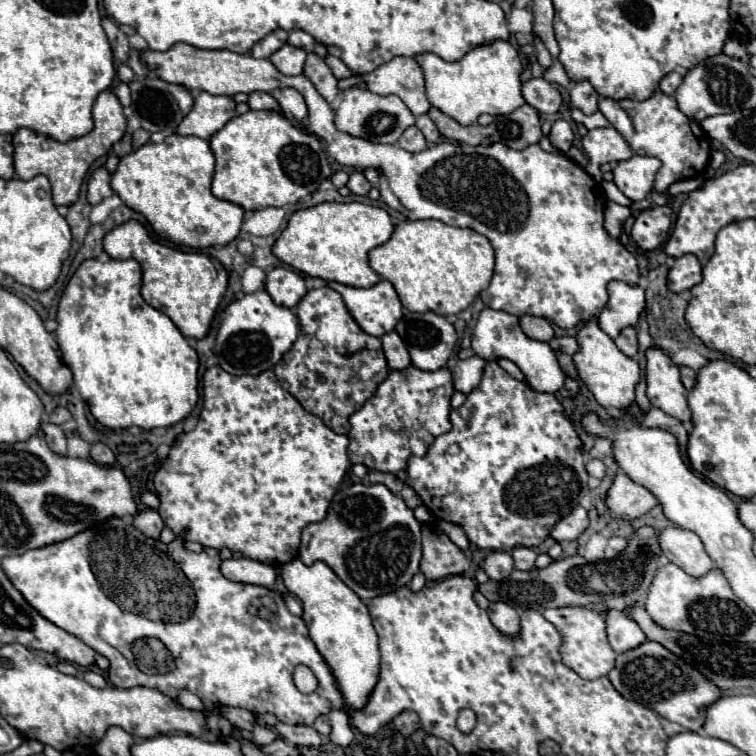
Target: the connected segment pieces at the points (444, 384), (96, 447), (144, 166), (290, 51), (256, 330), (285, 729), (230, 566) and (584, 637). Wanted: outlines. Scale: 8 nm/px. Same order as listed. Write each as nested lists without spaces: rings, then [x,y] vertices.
[[[407,366],[405,370],[393,370],[389,372],[387,380],[379,386],[379,390],[363,404],[361,410],[351,414],[349,424],[351,430],[347,434],[349,448],[347,456],[351,464],[365,464],[369,470],[377,472],[389,472],[397,474],[407,468],[407,460],[411,456],[425,456],[431,442],[451,430],[449,412],[451,412],[451,396],[455,392],[451,372],[447,368],[439,368],[435,372],[425,372],[415,366]]]
[[[95,442],[95,444],[91,444],[89,456],[93,458],[93,462],[103,464],[103,466],[113,466],[113,464],[115,464],[115,456],[113,456],[113,452],[111,452],[103,442]]]
[[[167,136],[163,142],[147,142],[121,158],[111,176],[111,188],[131,210],[143,214],[153,232],[175,246],[209,248],[235,240],[243,224],[243,208],[211,194],[215,156],[209,142],[197,136]]]
[[[281,46],[277,52],[273,52],[269,56],[271,64],[285,76],[297,76],[303,72],[303,64],[305,64],[305,58],[307,58],[307,52],[305,50],[299,50],[295,46]]]
[[[265,290],[245,294],[231,302],[221,314],[221,324],[215,340],[215,354],[219,366],[229,374],[251,374],[257,376],[273,368],[281,356],[293,346],[299,336],[299,322],[293,310],[277,306]]]
[[[283,722],[275,724],[275,730],[279,732],[279,736],[287,742],[287,744],[295,744],[295,746],[321,746],[321,736],[313,726],[289,726]]]
[[[249,558],[223,560],[221,574],[233,582],[255,584],[255,586],[265,586],[265,588],[273,588],[277,580],[277,572],[271,566],[263,566],[261,562],[255,562]]]
[[[563,606],[563,608],[545,610],[543,616],[545,616],[551,624],[555,624],[555,626],[559,628],[559,632],[563,634],[563,644],[561,644],[563,662],[565,662],[571,670],[575,670],[581,678],[585,678],[585,680],[595,680],[595,678],[607,676],[607,674],[613,670],[617,654],[615,654],[613,648],[609,646],[607,632],[605,632],[605,620],[599,618],[599,614],[595,614],[593,610],[587,610],[587,608]]]

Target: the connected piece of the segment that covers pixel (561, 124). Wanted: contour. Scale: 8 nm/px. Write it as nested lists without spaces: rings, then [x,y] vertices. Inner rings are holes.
[[[557,120],[549,132],[549,140],[555,148],[559,148],[561,152],[569,152],[571,144],[573,144],[573,130],[565,120]]]

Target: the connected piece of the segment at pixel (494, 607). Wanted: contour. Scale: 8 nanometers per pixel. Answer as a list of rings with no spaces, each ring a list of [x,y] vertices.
[[[495,602],[489,606],[489,618],[493,626],[503,634],[503,636],[517,636],[519,634],[519,614],[515,608],[507,606],[505,602]]]

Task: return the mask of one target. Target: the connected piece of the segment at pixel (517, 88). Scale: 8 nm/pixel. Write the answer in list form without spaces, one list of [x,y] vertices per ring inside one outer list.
[[[503,40],[491,46],[481,46],[465,54],[457,62],[445,62],[437,54],[425,52],[415,56],[425,78],[425,92],[431,106],[457,120],[461,126],[475,124],[481,114],[511,114],[515,108],[525,104],[521,96],[521,60],[517,50]]]

